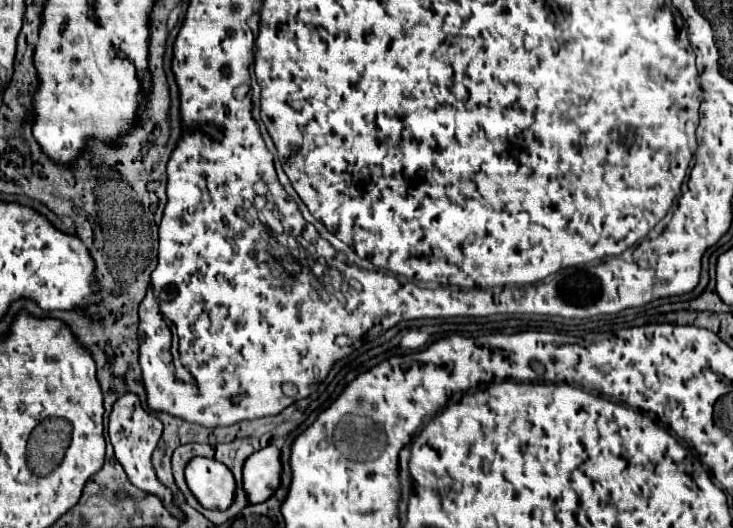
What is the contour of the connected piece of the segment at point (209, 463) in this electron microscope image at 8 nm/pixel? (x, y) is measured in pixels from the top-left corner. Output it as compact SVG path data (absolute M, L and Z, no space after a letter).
M192 458L184 470L184 478L190 492L204 508L226 510L234 500L234 476L214 458Z

